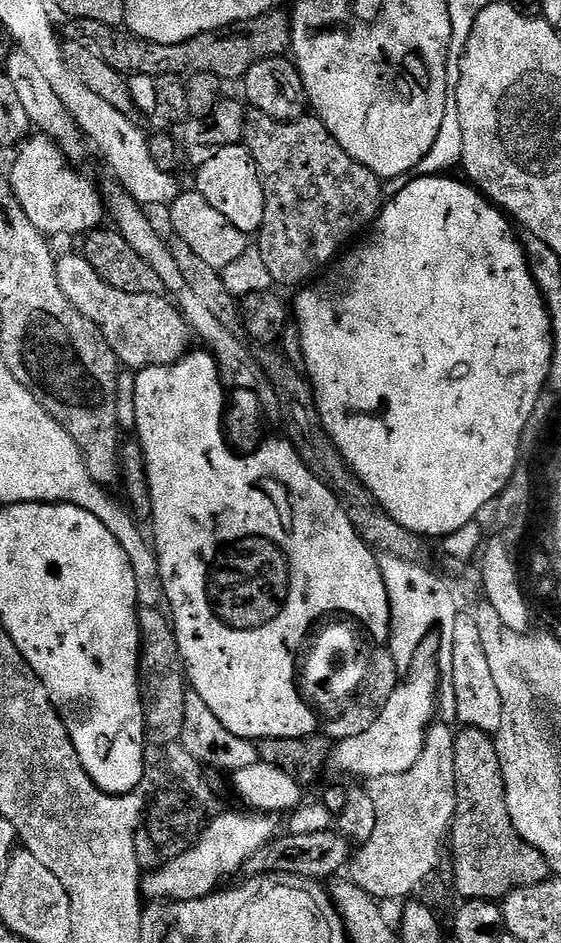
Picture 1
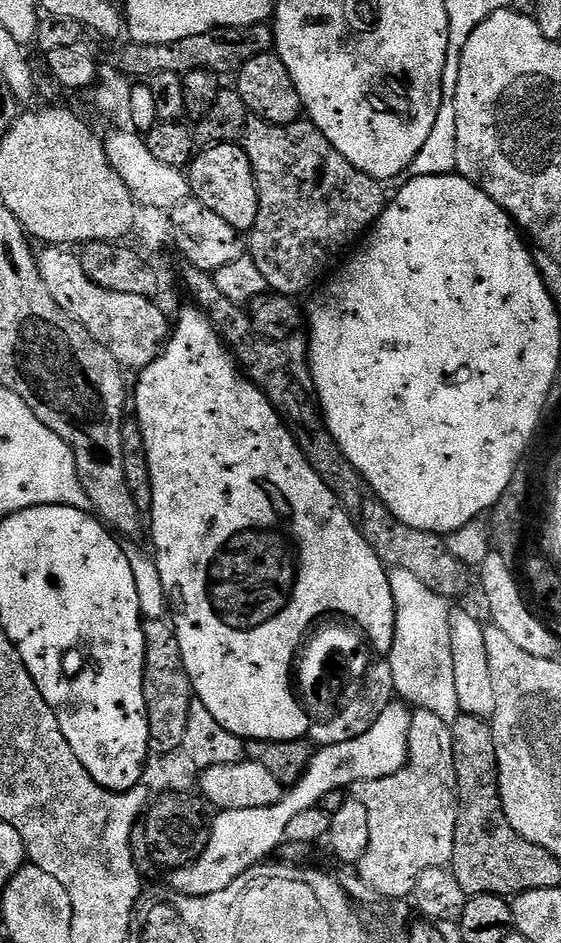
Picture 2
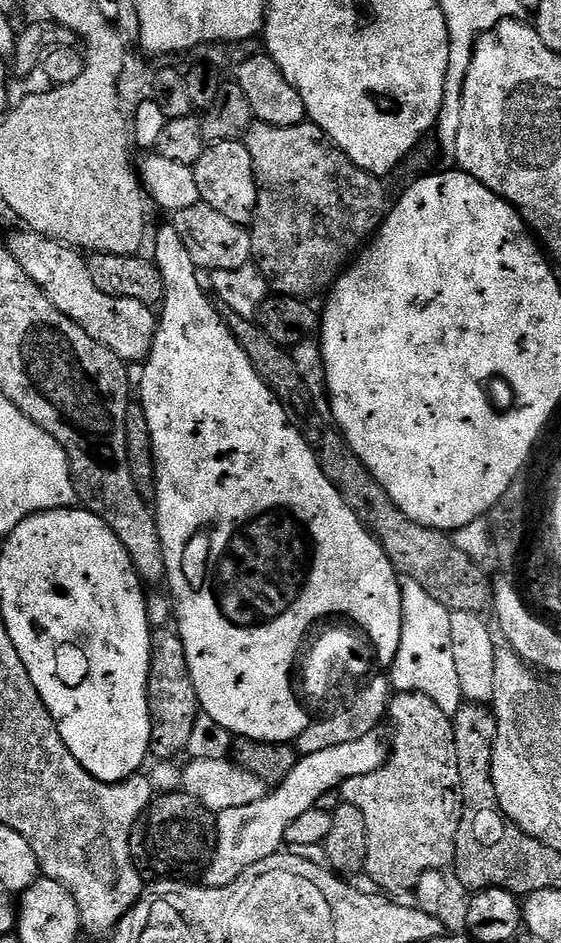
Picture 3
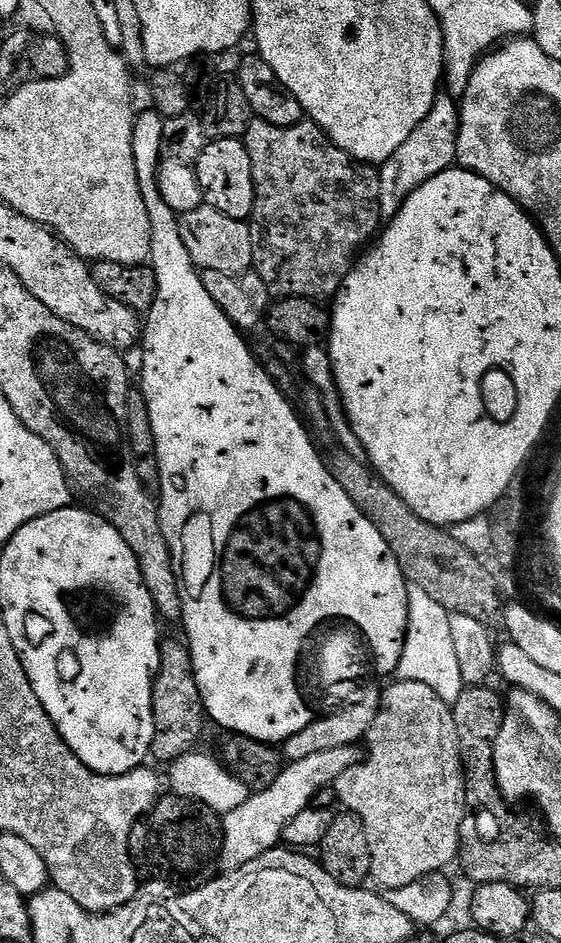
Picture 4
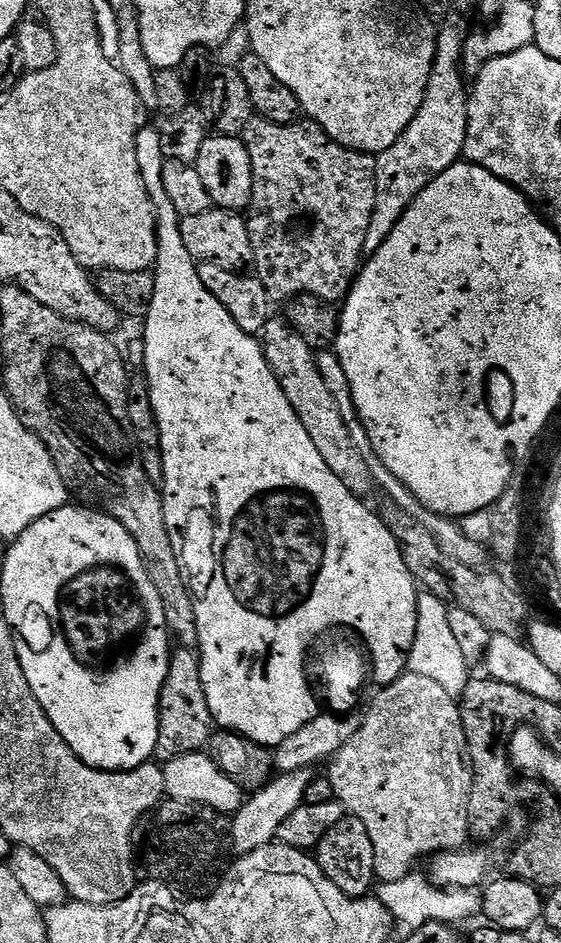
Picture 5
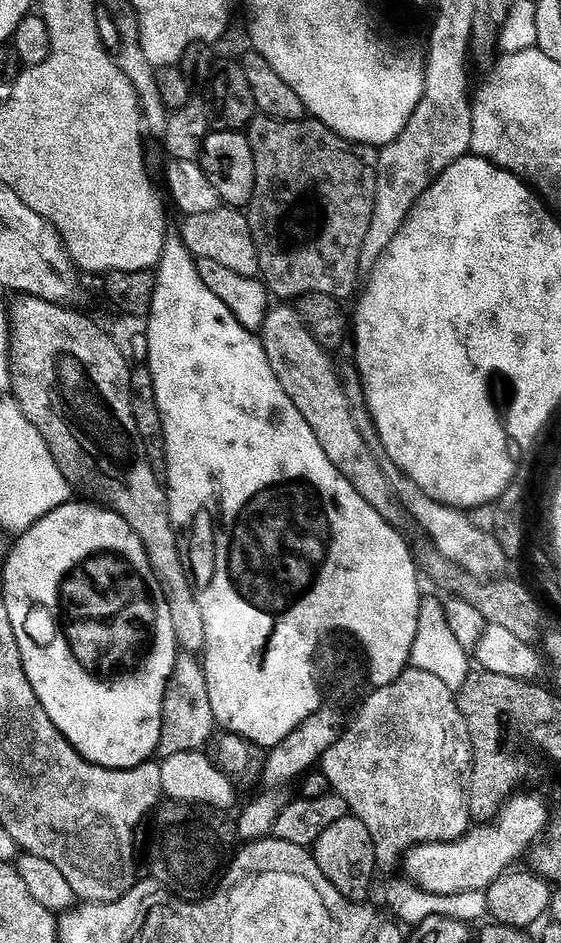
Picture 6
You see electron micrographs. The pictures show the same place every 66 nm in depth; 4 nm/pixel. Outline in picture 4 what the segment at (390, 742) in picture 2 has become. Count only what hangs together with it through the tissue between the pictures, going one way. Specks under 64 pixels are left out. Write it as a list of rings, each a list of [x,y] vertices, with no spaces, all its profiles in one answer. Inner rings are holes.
[[[359,747],[325,750],[323,754],[313,754],[285,763],[282,774],[278,774],[278,782],[274,782],[266,790],[252,792],[238,810],[223,813],[224,845],[220,855],[220,867],[225,873],[236,872],[242,866],[254,862],[262,854],[281,843],[286,826],[302,810],[306,810],[312,803],[314,794],[323,788],[331,788],[336,779],[350,770],[362,758]]]

